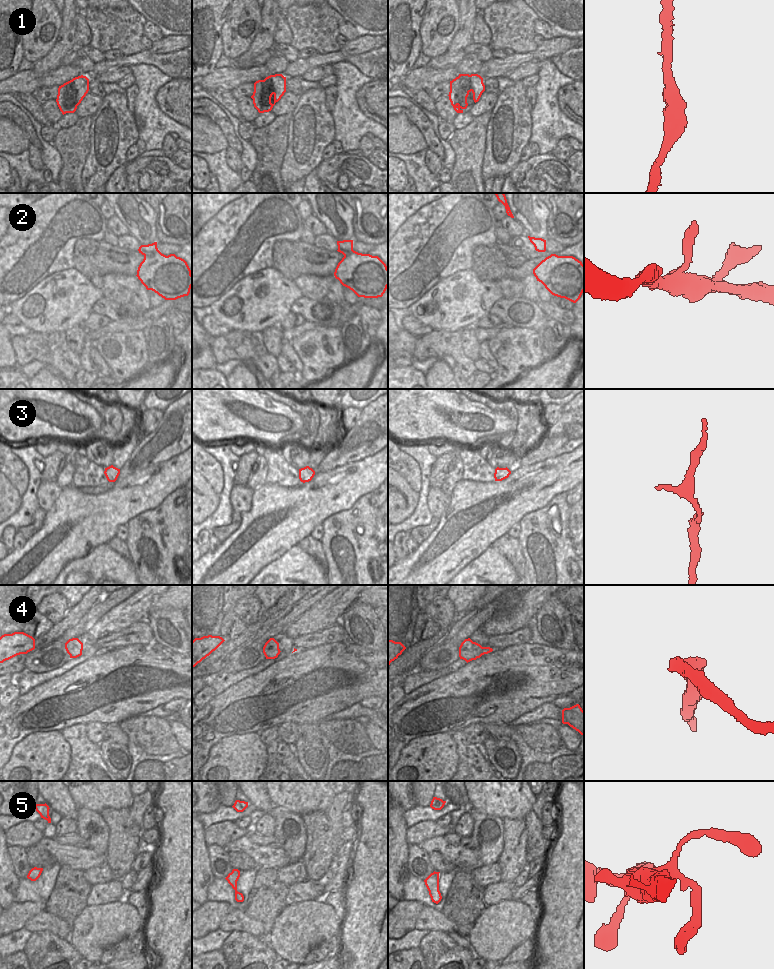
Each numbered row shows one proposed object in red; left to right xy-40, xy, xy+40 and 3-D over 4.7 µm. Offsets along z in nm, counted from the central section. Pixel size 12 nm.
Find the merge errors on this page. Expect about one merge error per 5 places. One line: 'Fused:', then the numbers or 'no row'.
Fused: no row

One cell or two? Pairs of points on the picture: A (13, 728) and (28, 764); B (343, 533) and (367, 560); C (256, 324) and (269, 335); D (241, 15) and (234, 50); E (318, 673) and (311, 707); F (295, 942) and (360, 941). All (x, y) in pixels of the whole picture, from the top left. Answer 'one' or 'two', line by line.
A: two
B: one
C: two
D: one
E: one
F: two

